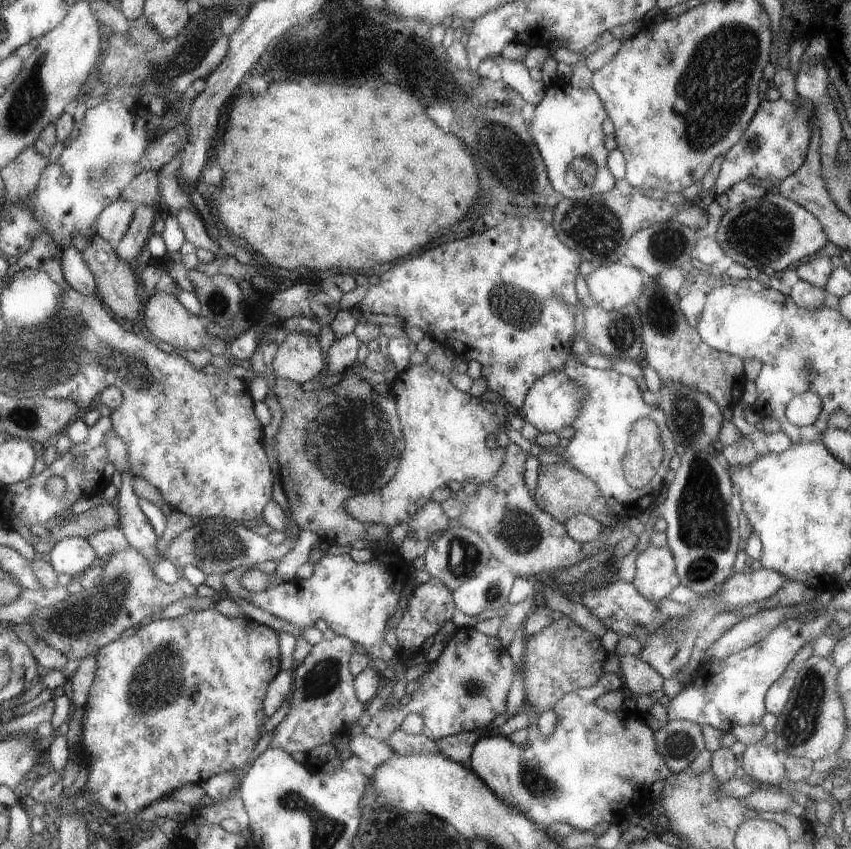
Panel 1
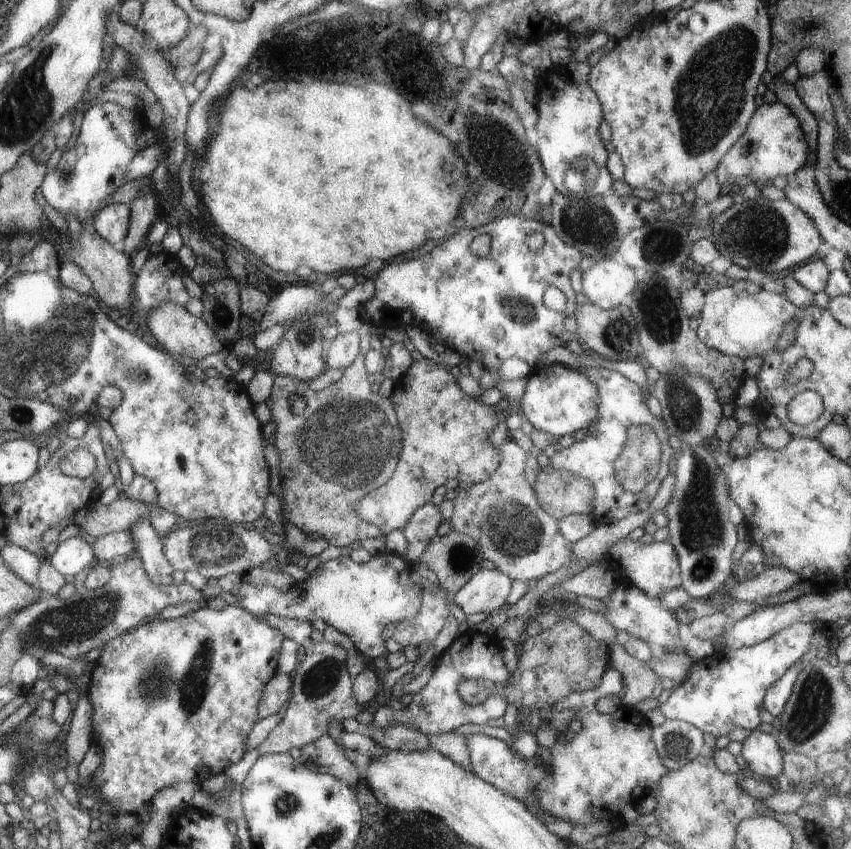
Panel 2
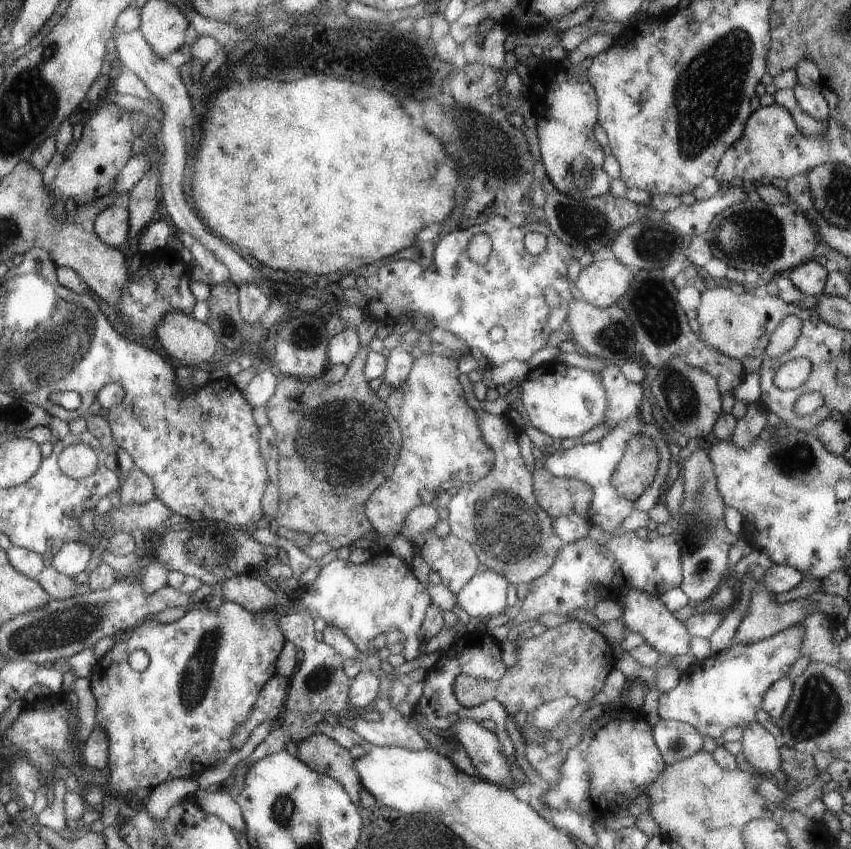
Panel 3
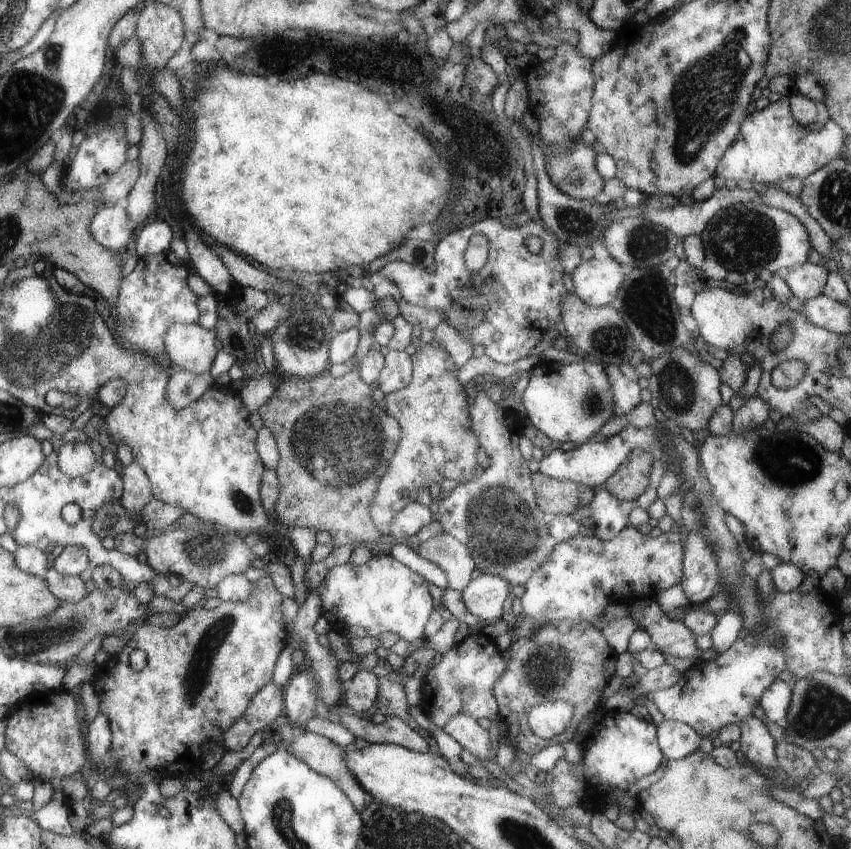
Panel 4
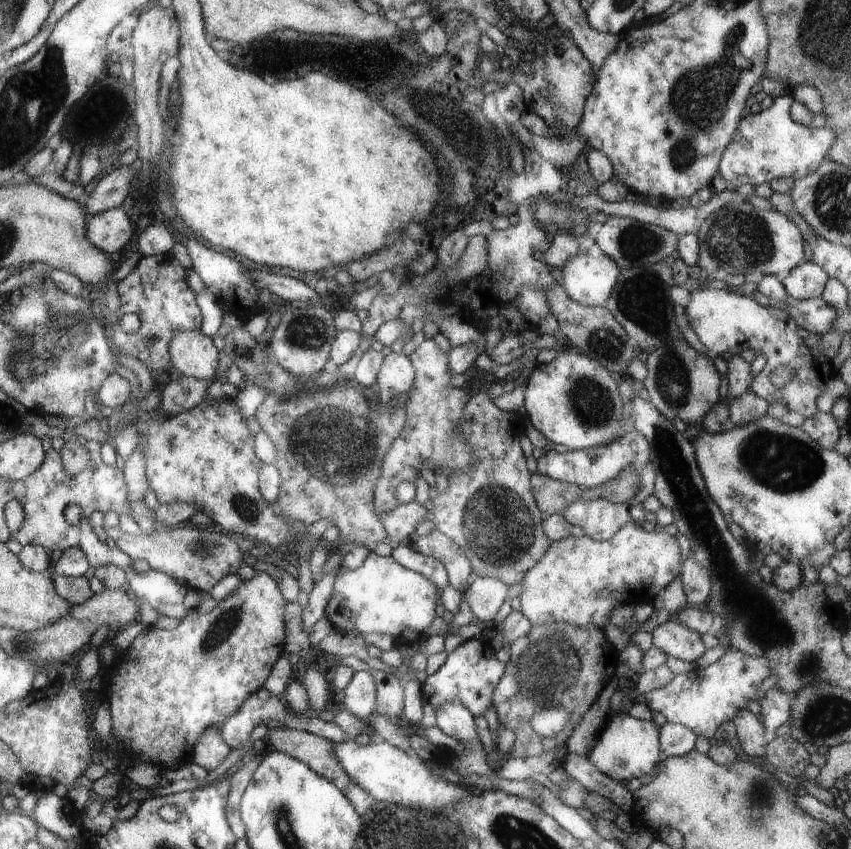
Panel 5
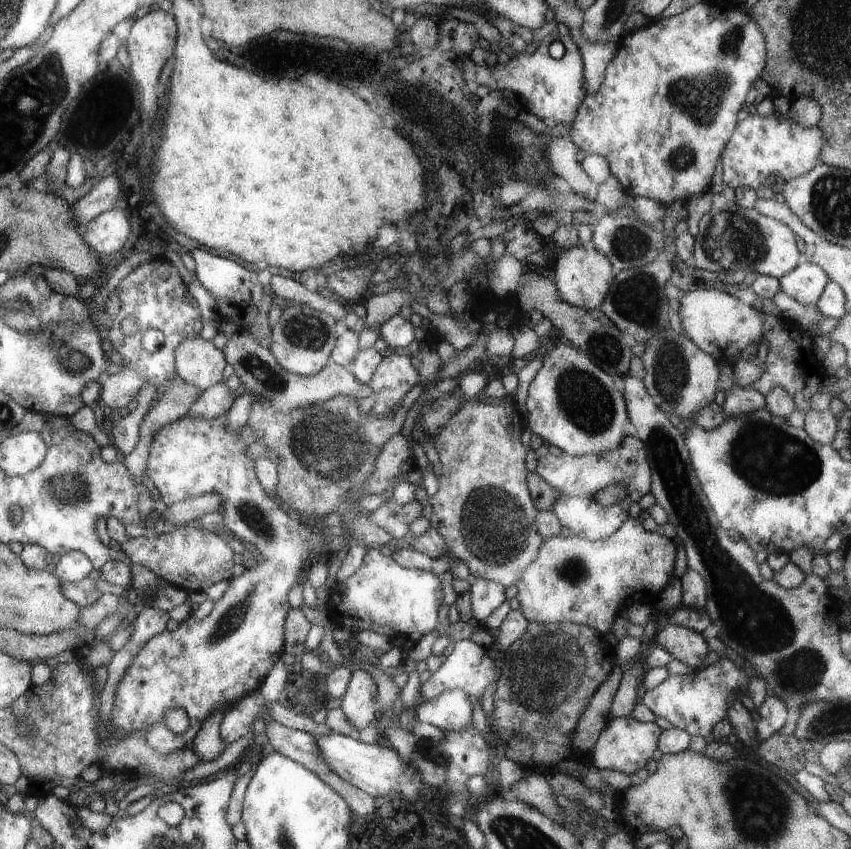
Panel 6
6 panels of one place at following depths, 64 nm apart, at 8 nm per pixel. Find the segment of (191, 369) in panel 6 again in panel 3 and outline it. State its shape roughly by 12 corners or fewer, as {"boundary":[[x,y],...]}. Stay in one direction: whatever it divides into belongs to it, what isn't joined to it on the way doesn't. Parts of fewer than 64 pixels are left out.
{"boundary":[[181,312],[157,322],[167,359],[200,368],[215,354],[207,324]]}

